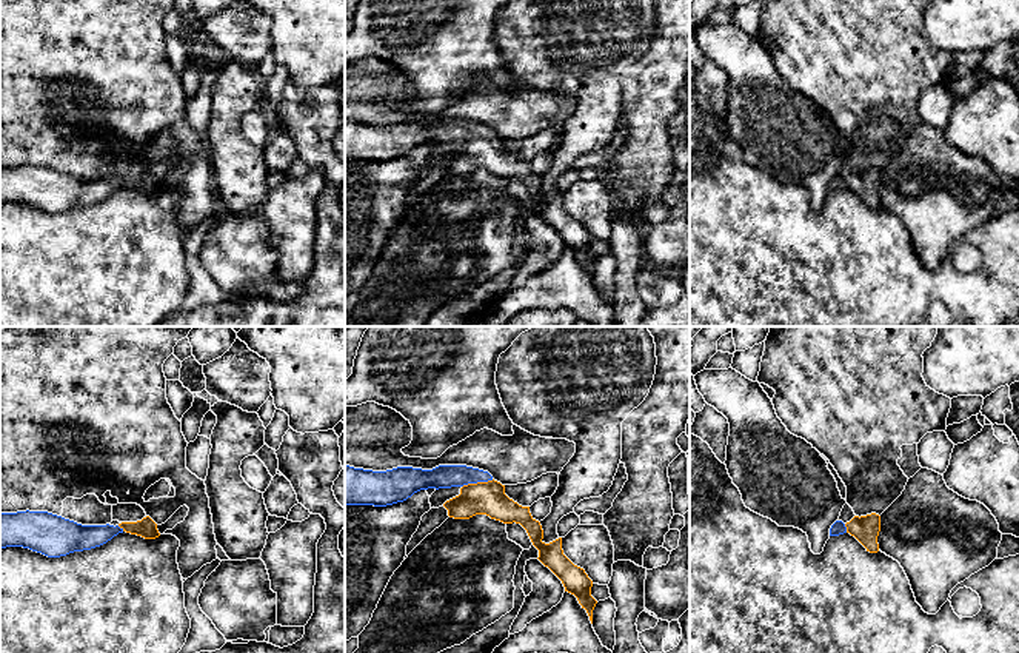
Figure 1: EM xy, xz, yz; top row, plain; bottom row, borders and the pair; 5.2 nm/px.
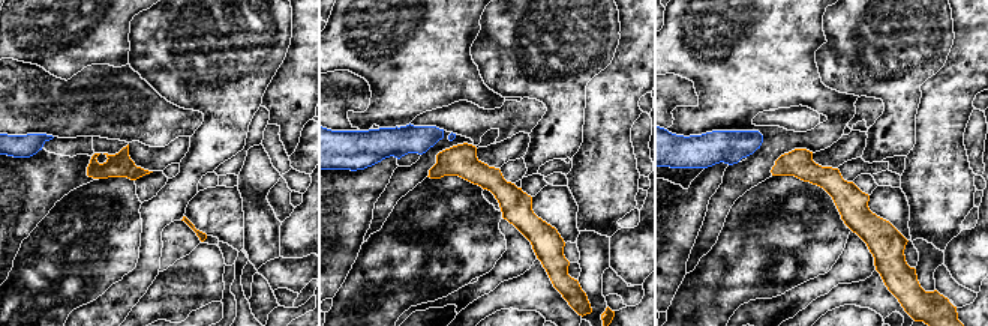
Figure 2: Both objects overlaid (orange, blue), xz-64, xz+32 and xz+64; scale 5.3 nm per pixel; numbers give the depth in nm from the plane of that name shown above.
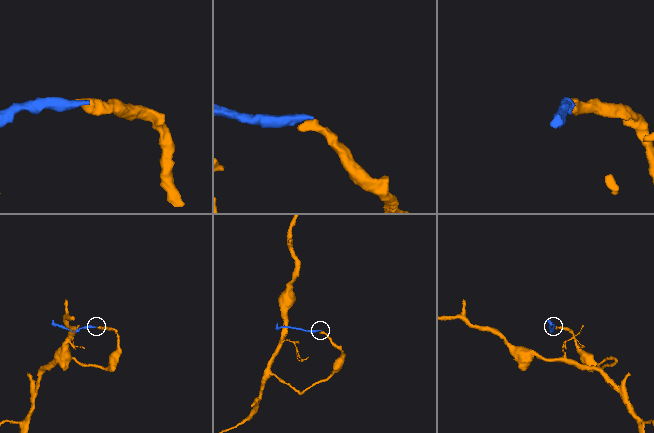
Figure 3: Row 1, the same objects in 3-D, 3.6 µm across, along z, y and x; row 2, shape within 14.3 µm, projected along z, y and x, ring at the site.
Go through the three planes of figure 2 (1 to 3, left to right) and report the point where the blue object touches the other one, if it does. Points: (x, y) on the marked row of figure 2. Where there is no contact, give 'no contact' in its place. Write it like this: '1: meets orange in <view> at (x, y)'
1: no contact
2: no contact
3: no contact

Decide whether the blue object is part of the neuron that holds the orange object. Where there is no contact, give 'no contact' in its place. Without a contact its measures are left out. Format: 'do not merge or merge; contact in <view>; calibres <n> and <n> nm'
merge; contact in xz; calibres 180 and 130 nm

